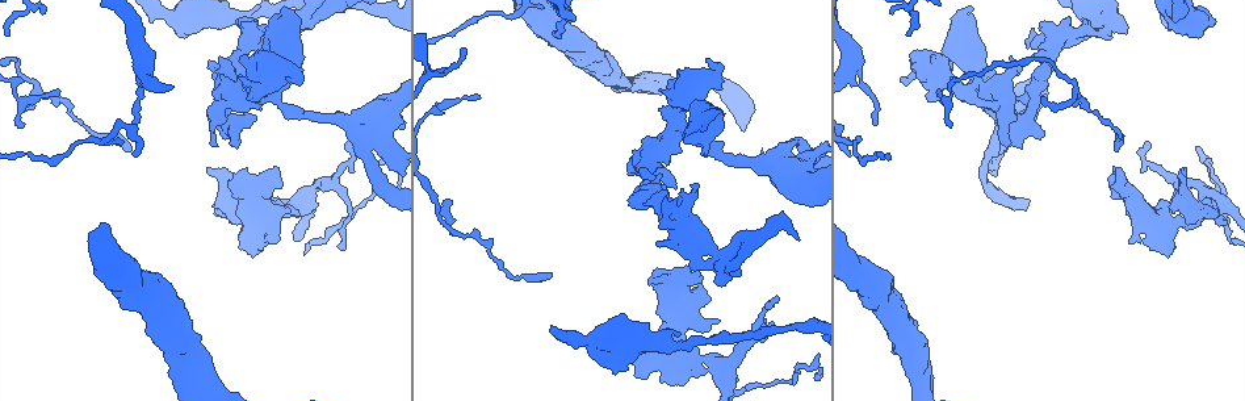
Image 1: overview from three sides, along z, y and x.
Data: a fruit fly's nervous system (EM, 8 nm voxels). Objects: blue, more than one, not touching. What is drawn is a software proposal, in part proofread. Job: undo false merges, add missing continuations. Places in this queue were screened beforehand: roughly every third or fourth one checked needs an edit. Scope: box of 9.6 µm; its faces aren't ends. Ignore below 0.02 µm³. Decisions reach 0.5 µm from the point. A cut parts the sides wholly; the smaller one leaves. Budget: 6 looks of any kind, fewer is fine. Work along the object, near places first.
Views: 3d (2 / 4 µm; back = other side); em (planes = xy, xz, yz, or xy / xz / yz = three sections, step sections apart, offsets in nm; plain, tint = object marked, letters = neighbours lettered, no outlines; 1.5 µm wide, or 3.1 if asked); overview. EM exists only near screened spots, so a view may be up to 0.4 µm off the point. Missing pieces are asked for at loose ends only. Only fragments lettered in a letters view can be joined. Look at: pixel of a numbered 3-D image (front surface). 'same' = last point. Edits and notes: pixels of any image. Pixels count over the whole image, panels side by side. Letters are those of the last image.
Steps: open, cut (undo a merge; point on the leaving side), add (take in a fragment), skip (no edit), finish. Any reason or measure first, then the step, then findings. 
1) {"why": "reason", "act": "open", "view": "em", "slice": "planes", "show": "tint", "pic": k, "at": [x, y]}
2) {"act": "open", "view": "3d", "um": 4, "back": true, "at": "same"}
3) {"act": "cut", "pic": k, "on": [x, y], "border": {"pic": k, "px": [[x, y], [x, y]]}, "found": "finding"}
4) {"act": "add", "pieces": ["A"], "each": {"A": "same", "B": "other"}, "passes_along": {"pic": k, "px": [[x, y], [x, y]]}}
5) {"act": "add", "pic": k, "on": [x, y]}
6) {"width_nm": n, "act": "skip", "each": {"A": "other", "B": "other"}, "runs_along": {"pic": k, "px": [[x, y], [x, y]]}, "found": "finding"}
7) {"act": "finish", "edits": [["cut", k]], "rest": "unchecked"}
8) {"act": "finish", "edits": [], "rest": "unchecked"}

{"why": "an open end", "act": "open", "view": "em", "slice": "planes", "show": "letters", "pic": 1, "at": [1185, 169]}

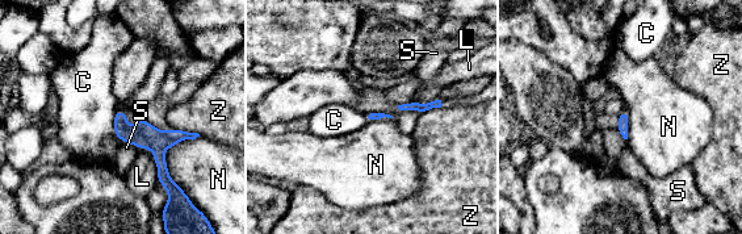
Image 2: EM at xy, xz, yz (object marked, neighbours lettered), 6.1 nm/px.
{"longest_contact_nm": ["N", 340], "act": "skip", "each": {"C": "other", "L": "other", "N": "other", "S": "other", "Z": "other"}, "found": "no lettered fragment goes on from it"}

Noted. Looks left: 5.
{"why": "thick end", "act": "open", "view": "em", "slice": "yz", "step": 4, "show": "letters", "pic": 1, "at": [936, 100]}

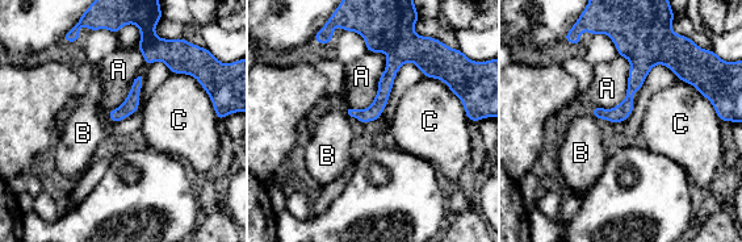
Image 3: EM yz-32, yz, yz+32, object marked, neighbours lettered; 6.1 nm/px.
{"act": "skip", "each": {"A": "other", "B": "other", "C": "other"}, "border": {"pic": 3, "px": [[385, 51], [376, 97], [348, 109]]}, "found": "none of them fits"}

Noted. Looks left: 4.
{"act": "open", "view": "3d", "um": 2, "pic": 1, "at": [40, 12]}

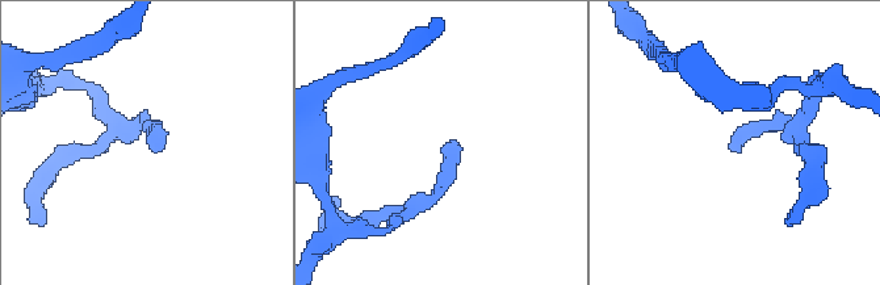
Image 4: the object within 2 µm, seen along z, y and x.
{"act": "open", "view": "em", "slice": "yz", "step": 8, "show": "letters", "pic": 4, "at": [728, 147]}

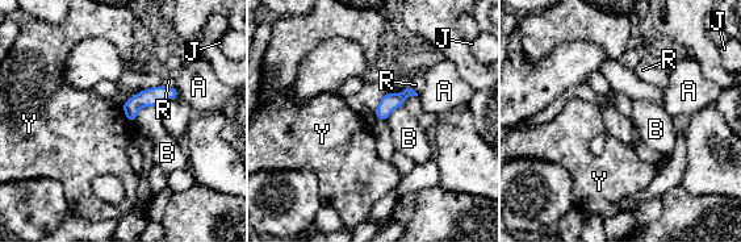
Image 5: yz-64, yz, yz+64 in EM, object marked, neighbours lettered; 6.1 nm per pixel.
{"longest_contact_nm": ["B", 170], "act": "skip", "each": {"A": "other", "B": "other", "J": "other", "R": "other", "Y": "other"}, "found": "no lettered fragment goes on from it"}

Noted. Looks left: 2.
{"act": "finish", "edits": [], "rest": "unchecked"}

